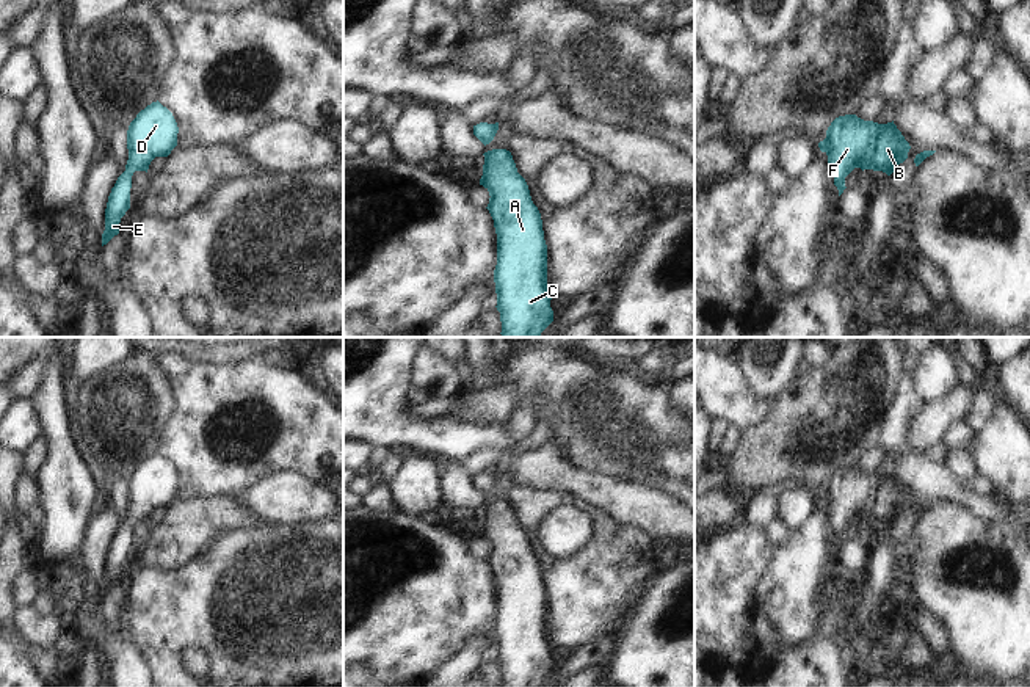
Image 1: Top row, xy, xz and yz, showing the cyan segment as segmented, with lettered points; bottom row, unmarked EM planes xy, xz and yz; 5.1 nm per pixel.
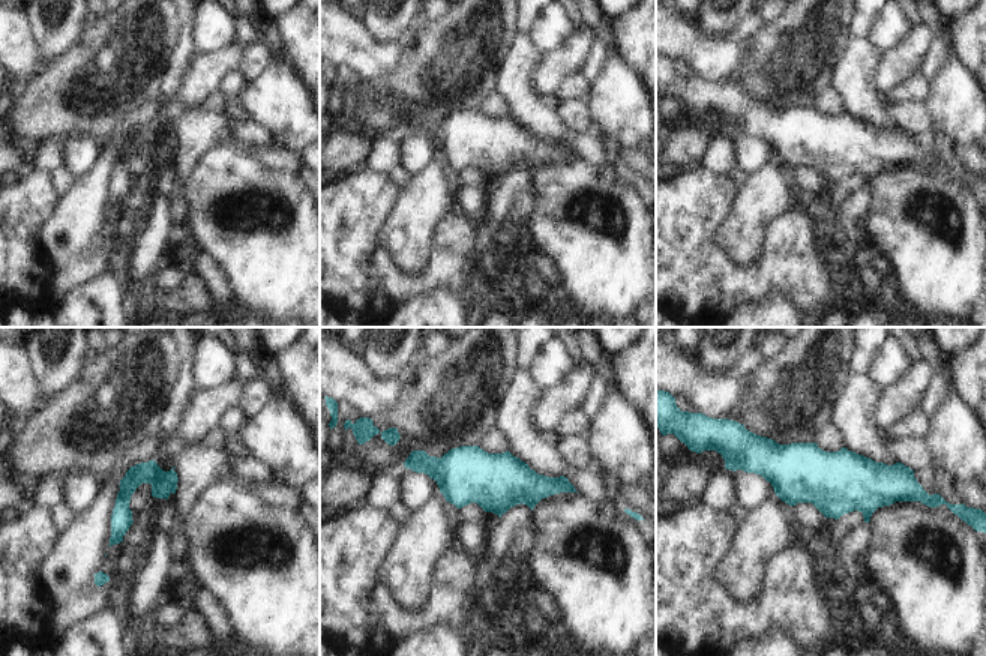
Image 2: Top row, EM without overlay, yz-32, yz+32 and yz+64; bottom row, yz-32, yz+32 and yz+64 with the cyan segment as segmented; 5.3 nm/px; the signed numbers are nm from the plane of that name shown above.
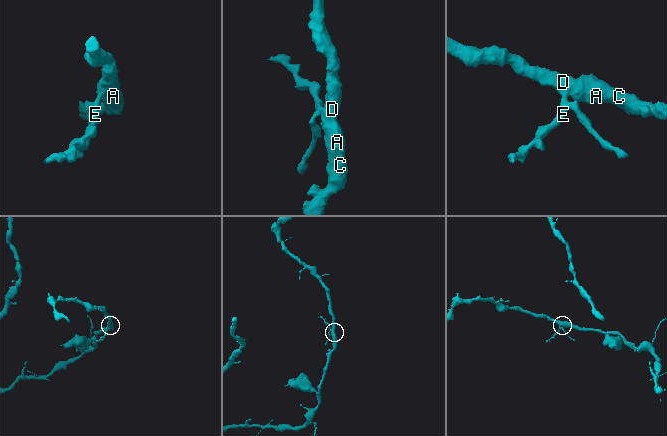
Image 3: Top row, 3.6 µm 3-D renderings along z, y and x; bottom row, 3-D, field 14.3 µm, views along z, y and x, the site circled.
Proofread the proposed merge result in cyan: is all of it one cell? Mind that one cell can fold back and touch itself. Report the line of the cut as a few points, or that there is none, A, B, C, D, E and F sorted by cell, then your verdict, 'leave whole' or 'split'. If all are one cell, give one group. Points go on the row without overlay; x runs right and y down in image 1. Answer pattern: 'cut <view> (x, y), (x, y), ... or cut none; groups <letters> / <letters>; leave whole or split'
cut none; groups A B C D E F; leave whole

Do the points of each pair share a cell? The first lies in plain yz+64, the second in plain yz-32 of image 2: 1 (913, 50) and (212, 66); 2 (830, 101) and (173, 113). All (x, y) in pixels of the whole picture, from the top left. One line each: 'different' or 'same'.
1: same
2: different

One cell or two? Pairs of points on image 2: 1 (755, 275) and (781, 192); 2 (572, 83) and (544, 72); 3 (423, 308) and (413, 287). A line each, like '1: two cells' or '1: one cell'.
1: two cells
2: two cells
3: two cells

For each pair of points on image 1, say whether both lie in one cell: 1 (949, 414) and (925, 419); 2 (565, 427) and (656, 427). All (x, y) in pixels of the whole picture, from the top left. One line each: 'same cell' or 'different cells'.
1: same cell
2: same cell

